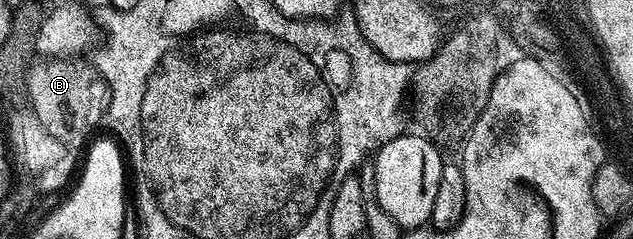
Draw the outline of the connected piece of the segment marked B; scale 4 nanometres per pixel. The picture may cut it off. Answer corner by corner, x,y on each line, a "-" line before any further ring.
50,58
38,60
29,71
27,89
29,91
29,101
31,103
32,116
39,120
44,128
47,126
47,117
63,117
63,107
69,107
69,111
83,111
85,113
85,140
97,129
97,125
102,124
107,104
108,91
104,80
91,65
81,63
77,59

